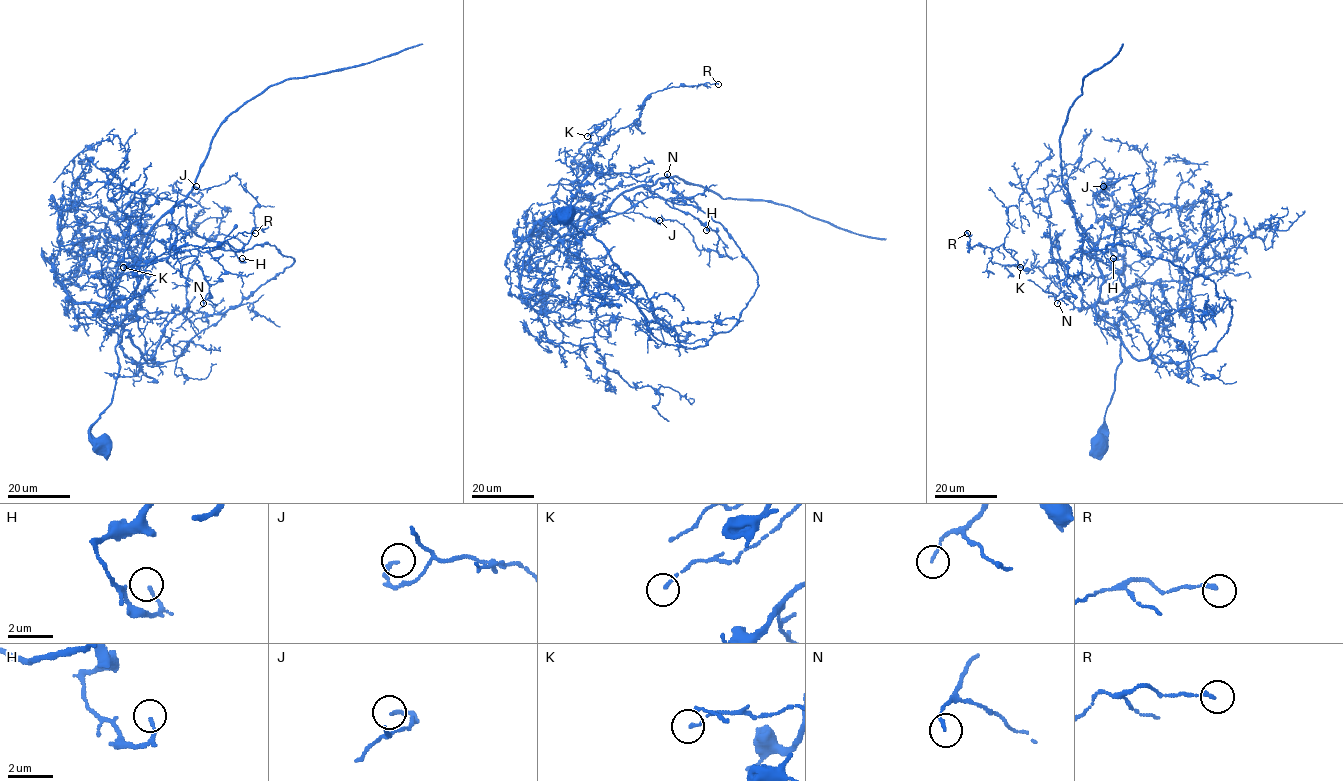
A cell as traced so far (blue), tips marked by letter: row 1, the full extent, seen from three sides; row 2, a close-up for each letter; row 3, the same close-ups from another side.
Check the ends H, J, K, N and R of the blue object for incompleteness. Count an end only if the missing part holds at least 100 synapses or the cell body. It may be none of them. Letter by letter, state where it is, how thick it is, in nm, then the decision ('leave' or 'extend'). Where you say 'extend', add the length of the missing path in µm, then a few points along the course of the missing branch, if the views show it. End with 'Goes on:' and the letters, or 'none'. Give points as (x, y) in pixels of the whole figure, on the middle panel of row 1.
H: (706, 230) | 120 nm | leave
J: (659, 220) | 150 nm | leave
K: (587, 136) | 130 nm | leave
N: (667, 174) | 110 nm | leave
R: (718, 84) | 150 nm | leave
Goes on: none

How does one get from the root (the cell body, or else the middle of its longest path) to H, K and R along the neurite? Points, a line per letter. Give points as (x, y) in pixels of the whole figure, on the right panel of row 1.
H: (1098, 441), (1108, 434), (1105, 414), (1120, 362), (1113, 325), (1128, 291), (1108, 265), (1080, 249), (1113, 258)
K: (1098, 441), (1108, 434), (1118, 330), (1083, 305), (1080, 284), (1060, 262), (1025, 270), (1003, 265), (1020, 267)
R: (1098, 441), (1108, 434), (1118, 330), (1083, 305), (1060, 262), (1024, 270), (1002, 245), (971, 248), (967, 233)

